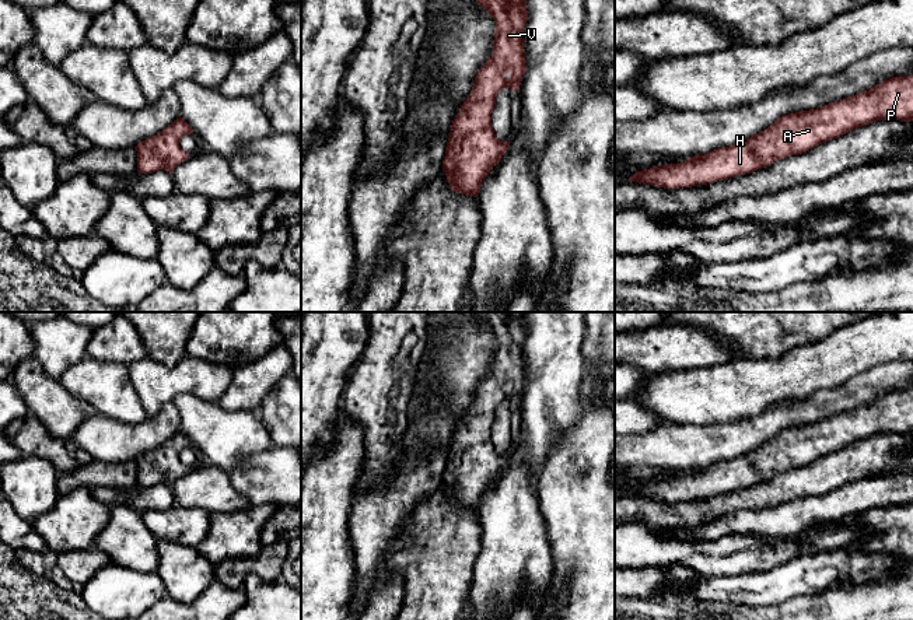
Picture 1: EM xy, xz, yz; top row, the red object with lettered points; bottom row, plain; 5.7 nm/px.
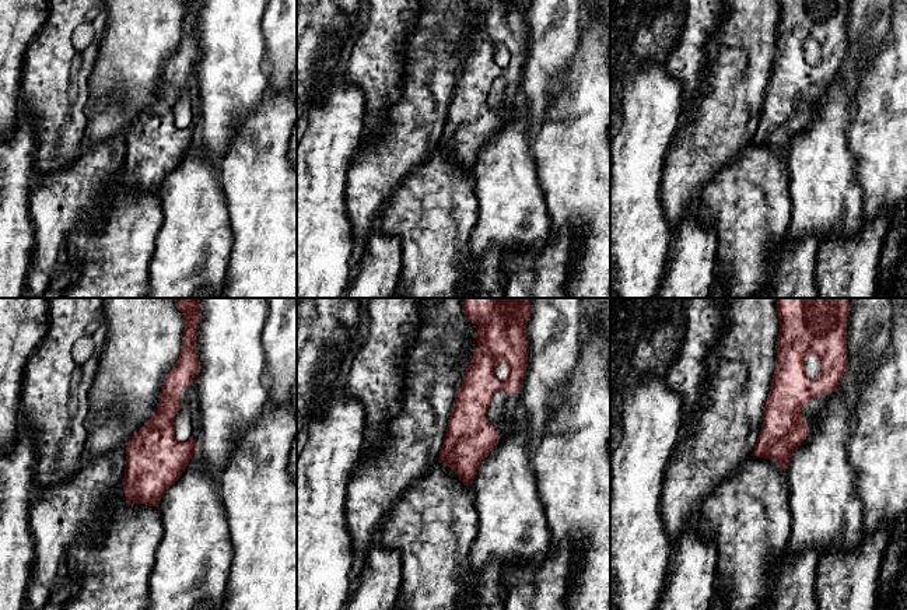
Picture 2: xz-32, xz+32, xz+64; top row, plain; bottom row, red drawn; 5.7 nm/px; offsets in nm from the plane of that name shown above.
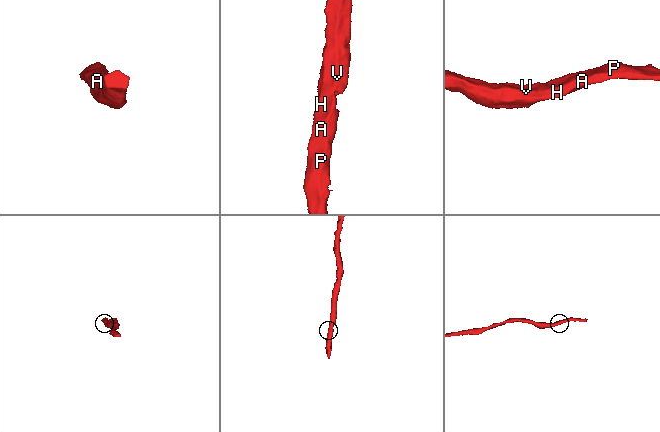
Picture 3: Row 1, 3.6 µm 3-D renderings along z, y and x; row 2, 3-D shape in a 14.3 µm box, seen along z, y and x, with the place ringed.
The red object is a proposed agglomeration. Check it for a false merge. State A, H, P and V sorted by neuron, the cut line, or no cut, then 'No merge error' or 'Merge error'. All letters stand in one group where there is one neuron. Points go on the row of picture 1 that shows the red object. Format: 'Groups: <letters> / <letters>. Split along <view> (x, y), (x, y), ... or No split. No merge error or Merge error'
Groups: A H P V. No split. No merge error

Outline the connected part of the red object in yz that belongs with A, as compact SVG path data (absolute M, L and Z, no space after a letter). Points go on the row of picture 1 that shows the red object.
M913 76L892 77L884 80L868 91L846 99L816 109L784 115L772 126L752 136L746 141L730 147L721 147L704 155L689 157L681 164L667 164L643 169L630 176L629 181L664 189L707 185L770 167L779 160L807 153L822 143L837 139L854 129L877 120L913 122Z

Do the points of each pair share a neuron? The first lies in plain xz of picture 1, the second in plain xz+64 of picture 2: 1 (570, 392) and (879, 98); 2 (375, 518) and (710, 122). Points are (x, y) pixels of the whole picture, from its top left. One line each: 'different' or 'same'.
1: different
2: same

